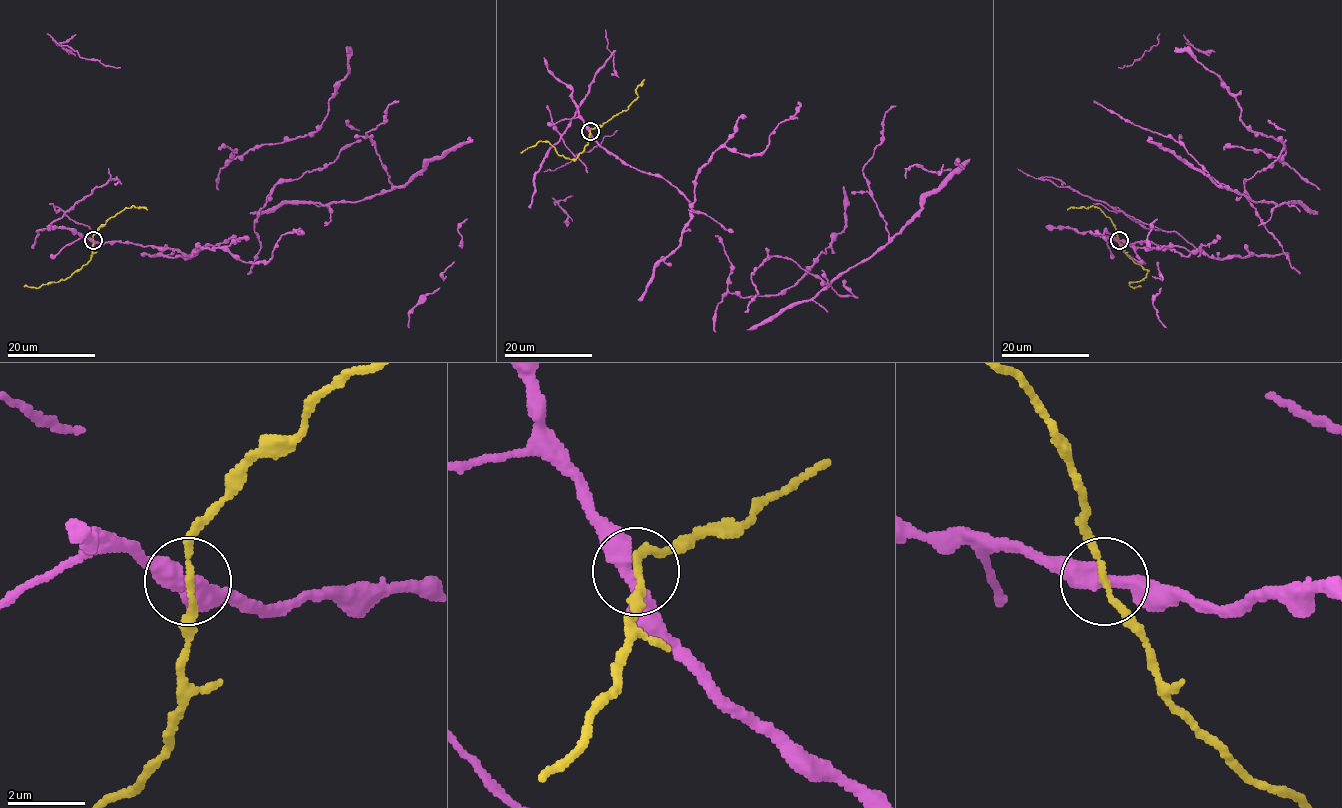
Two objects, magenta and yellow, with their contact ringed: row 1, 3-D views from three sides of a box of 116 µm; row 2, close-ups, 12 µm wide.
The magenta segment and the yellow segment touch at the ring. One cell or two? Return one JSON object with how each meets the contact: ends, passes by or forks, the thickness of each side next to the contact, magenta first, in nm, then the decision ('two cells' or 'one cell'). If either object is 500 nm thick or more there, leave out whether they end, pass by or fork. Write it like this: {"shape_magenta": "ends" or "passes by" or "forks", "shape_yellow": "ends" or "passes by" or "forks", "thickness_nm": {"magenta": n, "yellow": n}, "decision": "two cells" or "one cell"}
{"shape_magenta": "passes by", "shape_yellow": "passes by", "thickness_nm": {"magenta": 400, "yellow": 140}, "decision": "two cells"}

